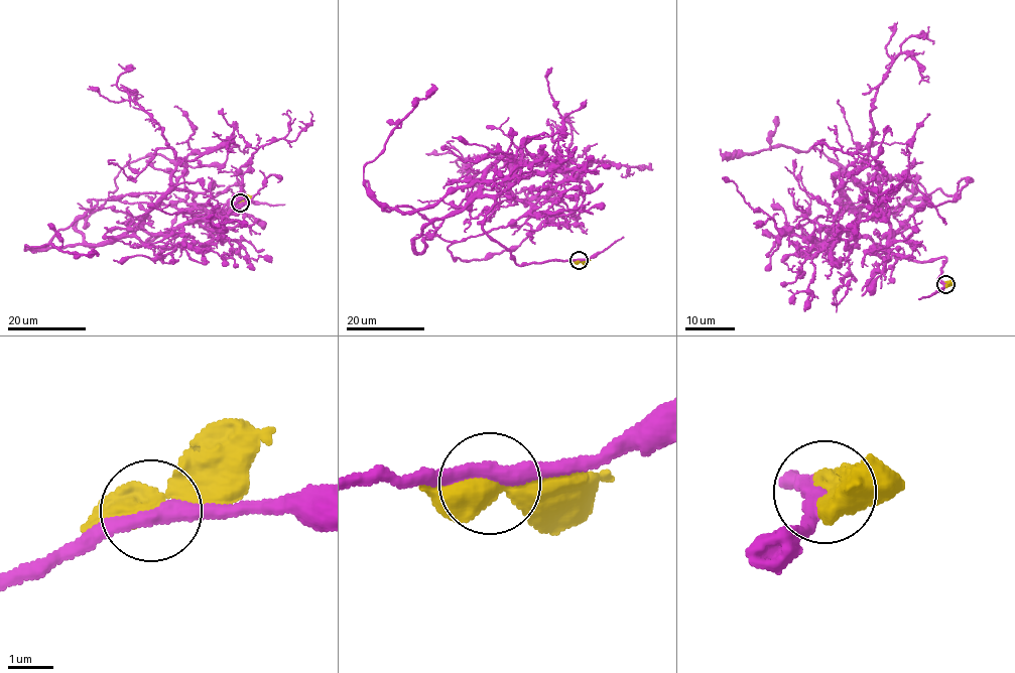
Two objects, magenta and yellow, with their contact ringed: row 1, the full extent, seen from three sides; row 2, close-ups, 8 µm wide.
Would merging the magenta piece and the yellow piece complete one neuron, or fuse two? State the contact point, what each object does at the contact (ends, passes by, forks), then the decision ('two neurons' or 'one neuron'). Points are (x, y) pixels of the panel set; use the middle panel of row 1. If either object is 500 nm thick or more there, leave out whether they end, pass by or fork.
at (579, 260); two neurons

